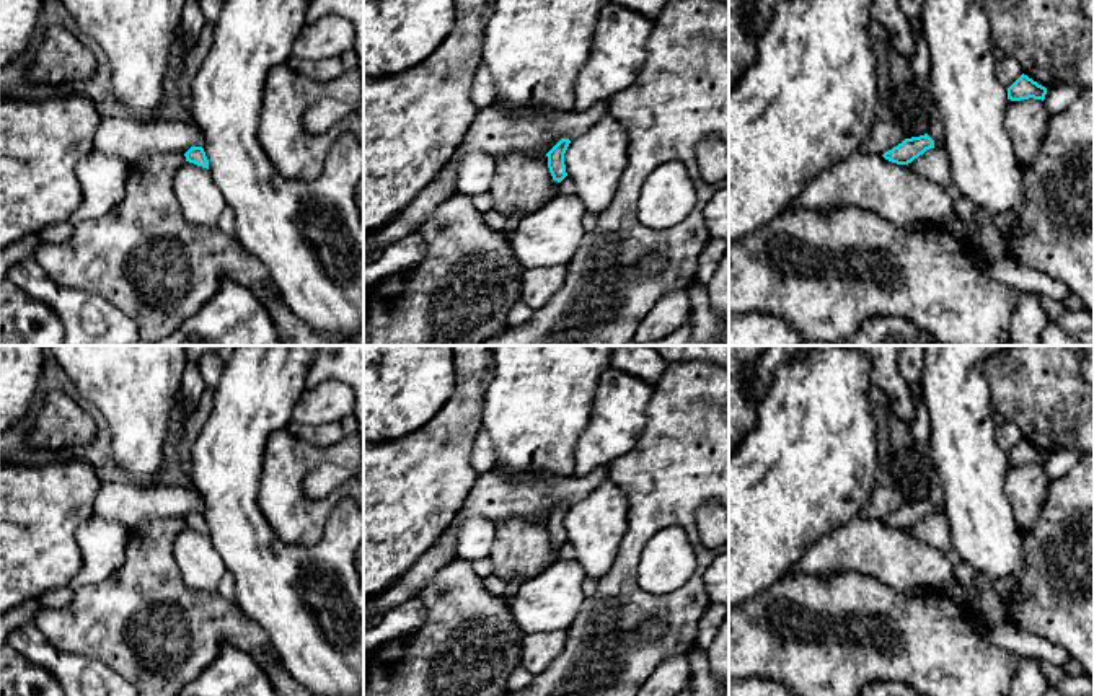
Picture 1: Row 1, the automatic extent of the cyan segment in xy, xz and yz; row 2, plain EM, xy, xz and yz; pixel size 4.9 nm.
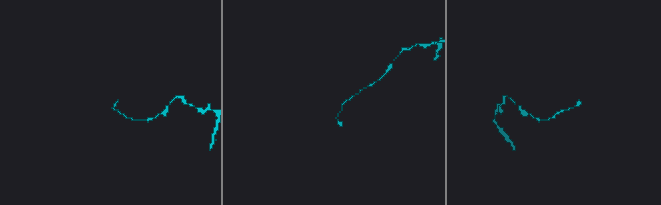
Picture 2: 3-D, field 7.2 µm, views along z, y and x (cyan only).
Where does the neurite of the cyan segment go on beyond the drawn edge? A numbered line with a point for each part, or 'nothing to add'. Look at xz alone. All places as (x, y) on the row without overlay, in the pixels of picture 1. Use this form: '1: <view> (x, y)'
1: xz (414, 486)

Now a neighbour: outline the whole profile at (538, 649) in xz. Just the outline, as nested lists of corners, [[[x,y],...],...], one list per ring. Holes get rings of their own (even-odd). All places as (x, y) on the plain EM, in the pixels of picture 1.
[[[566,631],[525,634],[522,641],[520,667],[533,676],[543,672],[559,655],[566,642]]]

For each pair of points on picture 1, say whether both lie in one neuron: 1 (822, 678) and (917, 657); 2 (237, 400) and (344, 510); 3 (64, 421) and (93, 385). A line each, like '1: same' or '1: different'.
1: same
2: same
3: different

